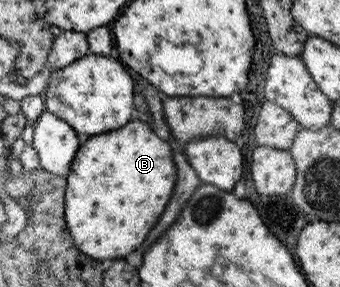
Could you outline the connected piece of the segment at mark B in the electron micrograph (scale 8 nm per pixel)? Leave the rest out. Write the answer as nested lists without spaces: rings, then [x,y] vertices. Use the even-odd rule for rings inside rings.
[[[129,121],[117,131],[89,137],[77,149],[65,178],[63,217],[68,232],[71,233],[72,244],[89,259],[112,263],[117,257],[125,257],[127,253],[135,251],[137,245],[147,237],[149,229],[155,225],[171,197],[175,185],[175,165],[169,145],[159,139],[149,129],[149,125],[143,121]]]

